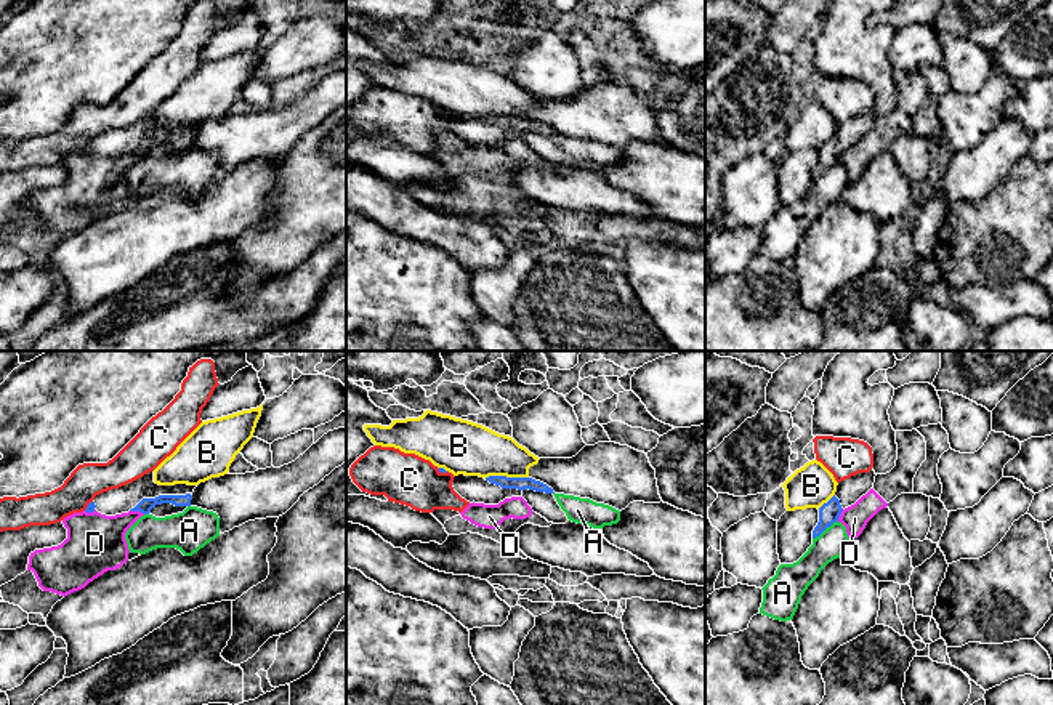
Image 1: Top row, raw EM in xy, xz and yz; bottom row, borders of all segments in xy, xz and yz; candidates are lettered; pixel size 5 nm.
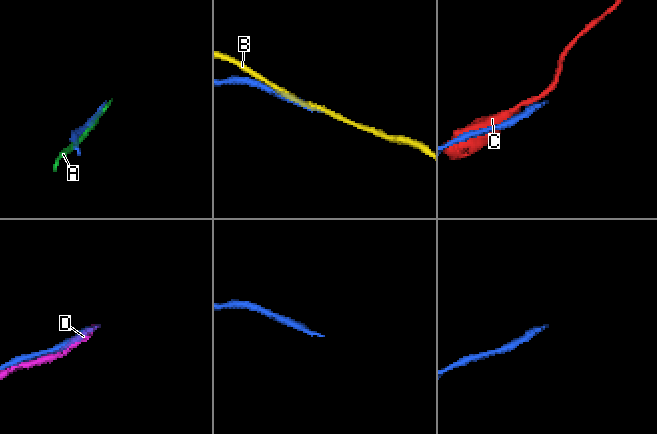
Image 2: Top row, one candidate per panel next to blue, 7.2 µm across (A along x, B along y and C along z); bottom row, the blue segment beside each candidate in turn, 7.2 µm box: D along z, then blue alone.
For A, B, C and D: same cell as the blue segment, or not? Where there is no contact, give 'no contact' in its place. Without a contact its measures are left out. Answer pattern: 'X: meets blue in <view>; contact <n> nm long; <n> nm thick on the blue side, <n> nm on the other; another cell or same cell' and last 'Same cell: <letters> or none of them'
A: meets blue in yz; contact 160 nm long; 110 nm thick on the blue side, 150 nm on the other; another cell
B: meets blue in xz; contact 220 nm long; 60 nm thick on the blue side, 260 nm on the other; another cell
C: meets blue in xz; contact 70 nm long; 30 nm thick on the blue side, 260 nm on the other; another cell
D: meets blue in xy; contact 80 nm long; 70 nm thick on the blue side, 280 nm on the other; another cell
Same cell: none of them

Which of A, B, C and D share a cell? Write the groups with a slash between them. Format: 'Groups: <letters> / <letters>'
Groups: A / B / C / D

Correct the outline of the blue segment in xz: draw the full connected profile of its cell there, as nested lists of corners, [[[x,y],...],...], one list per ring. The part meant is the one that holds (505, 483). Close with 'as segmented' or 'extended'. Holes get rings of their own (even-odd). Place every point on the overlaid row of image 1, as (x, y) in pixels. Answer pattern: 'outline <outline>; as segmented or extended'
outline [[[458,474],[452,482],[454,490],[470,503],[498,505],[505,498],[522,497],[526,489],[545,494],[555,494],[547,484],[532,477],[506,476],[465,476]]]; extended

